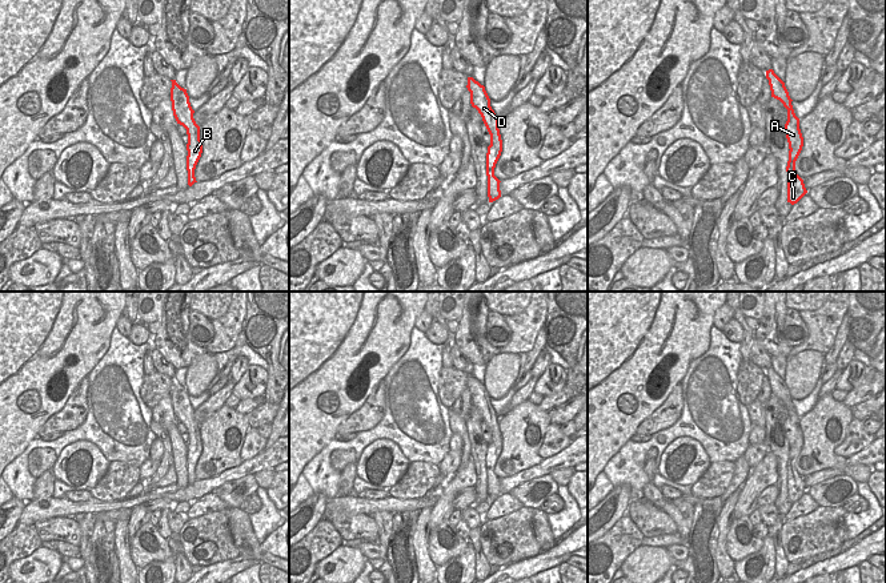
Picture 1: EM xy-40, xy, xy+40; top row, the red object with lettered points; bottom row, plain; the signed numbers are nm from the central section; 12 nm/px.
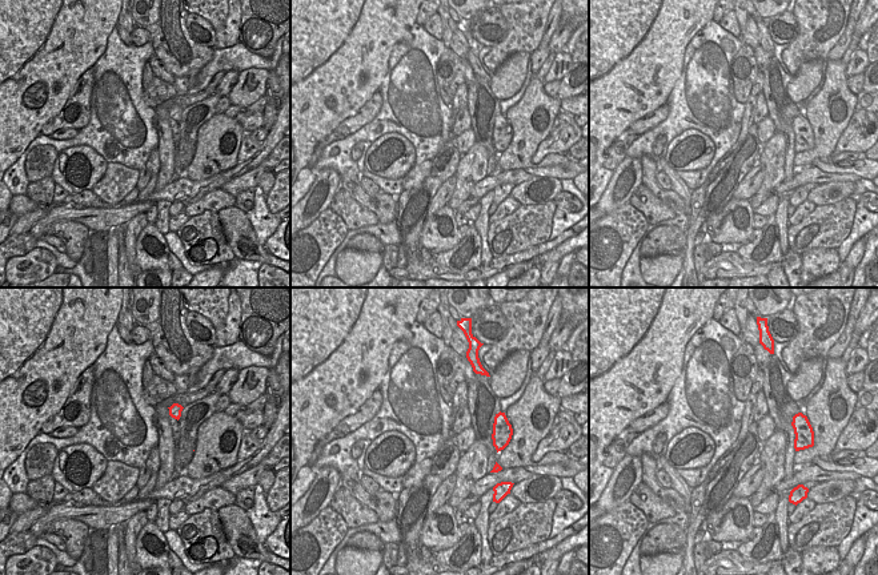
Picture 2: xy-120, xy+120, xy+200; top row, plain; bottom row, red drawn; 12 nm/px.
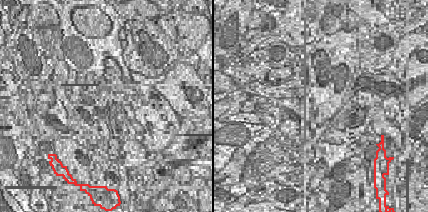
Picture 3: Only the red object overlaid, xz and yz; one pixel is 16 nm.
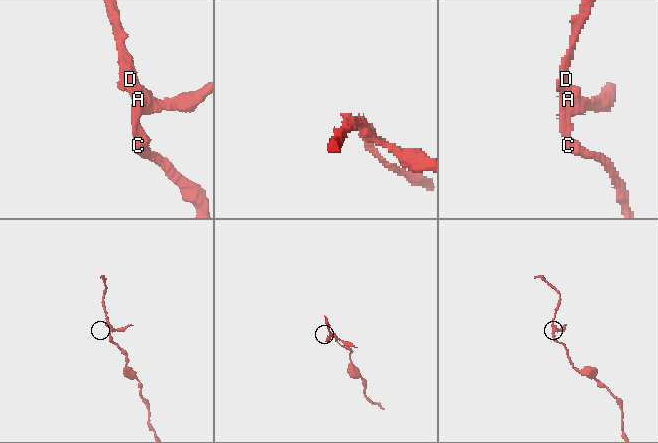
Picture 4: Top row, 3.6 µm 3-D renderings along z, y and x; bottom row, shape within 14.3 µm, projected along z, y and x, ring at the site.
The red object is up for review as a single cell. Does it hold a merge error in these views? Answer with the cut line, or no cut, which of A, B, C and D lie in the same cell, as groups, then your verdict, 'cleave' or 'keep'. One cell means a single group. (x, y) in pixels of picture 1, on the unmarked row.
cut in xy+40 along (788, 417), (794, 422), (798, 419); A / B C D; cleave

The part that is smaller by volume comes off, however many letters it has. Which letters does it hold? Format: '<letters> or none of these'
A

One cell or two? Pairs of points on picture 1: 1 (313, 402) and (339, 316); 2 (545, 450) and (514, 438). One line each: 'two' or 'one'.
1: one
2: two

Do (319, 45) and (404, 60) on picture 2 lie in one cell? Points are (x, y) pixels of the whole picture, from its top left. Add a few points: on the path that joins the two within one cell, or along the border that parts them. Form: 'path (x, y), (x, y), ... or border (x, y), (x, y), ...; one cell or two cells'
border (411, 35), (409, 41), (393, 47), (379, 87); two cells

